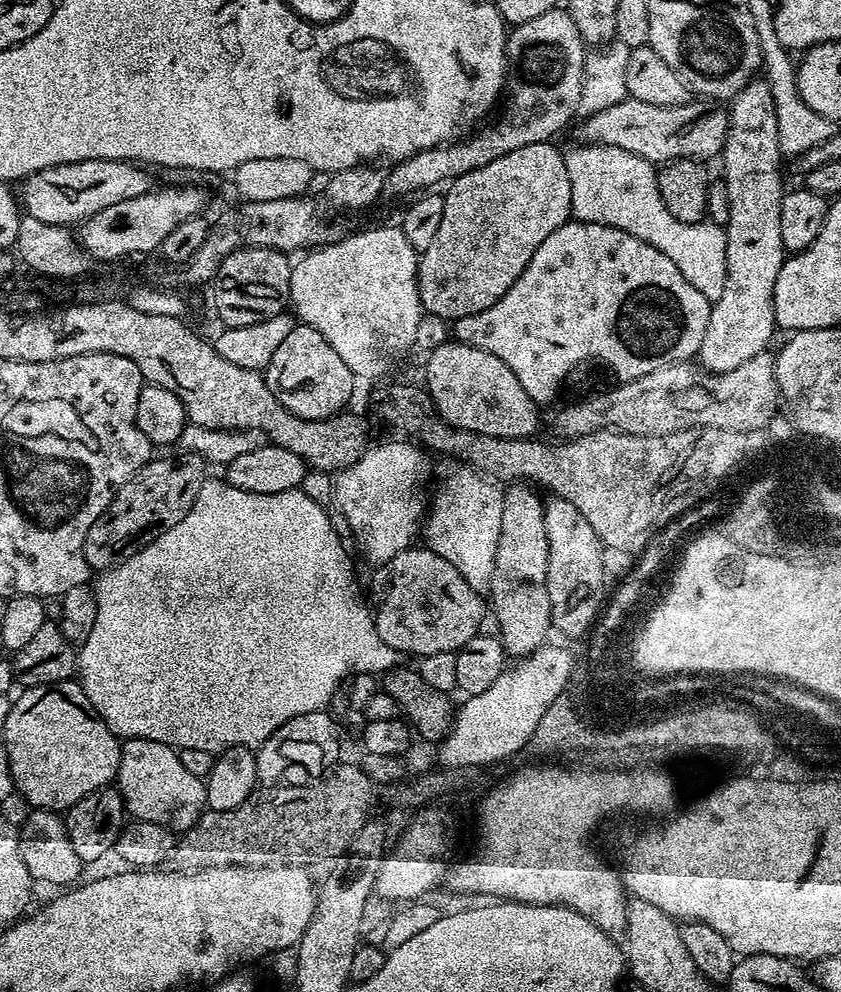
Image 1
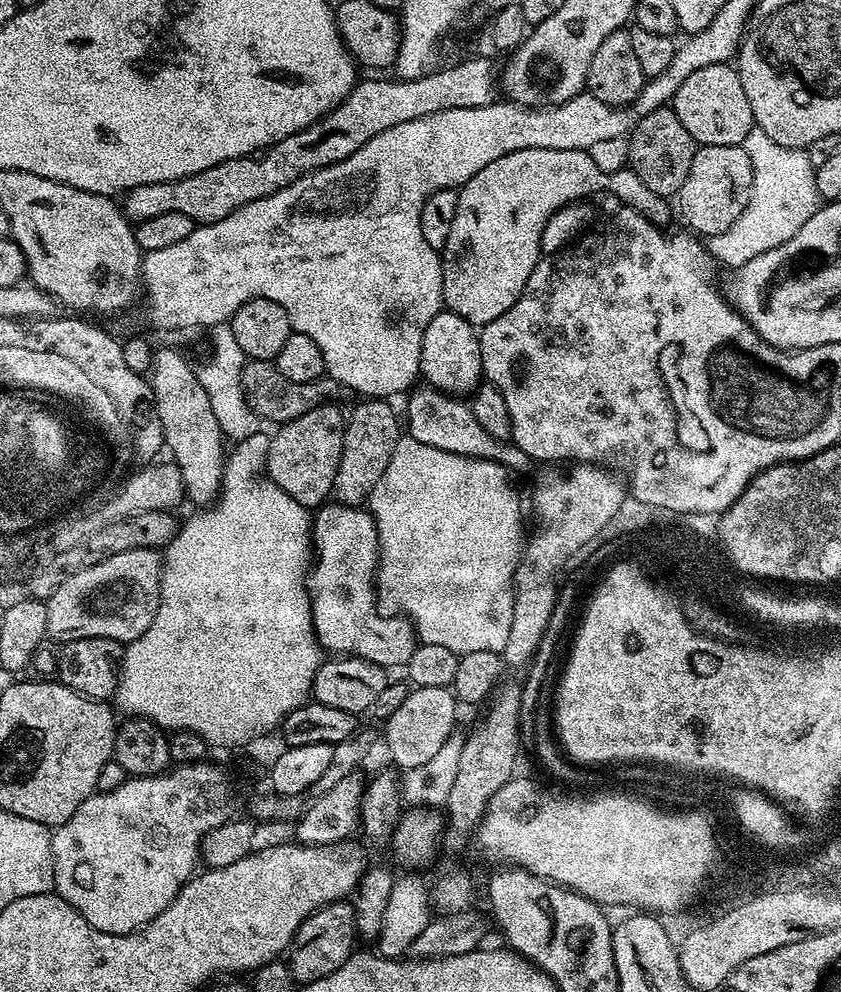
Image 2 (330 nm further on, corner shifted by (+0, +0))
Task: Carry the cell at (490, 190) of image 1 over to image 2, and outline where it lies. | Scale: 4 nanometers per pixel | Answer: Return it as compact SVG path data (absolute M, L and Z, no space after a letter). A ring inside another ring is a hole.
M531 148L494 158L490 166L482 166L474 178L470 178L459 189L458 214L450 238L442 250L444 265L444 304L447 311L460 315L473 326L494 322L498 314L506 314L522 294L534 266L542 259L540 243L546 222L567 204L583 201L596 191L607 189L608 172L600 169L591 151L550 150Z

